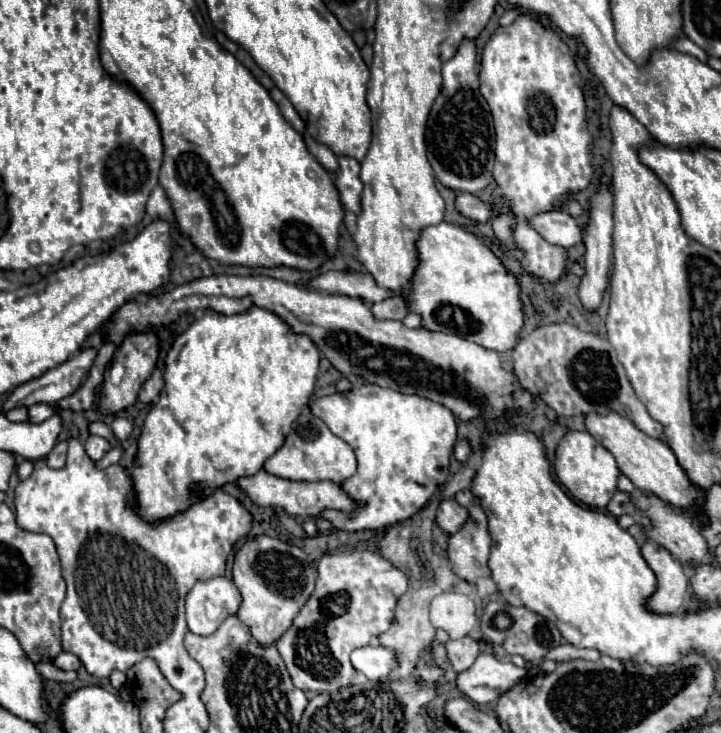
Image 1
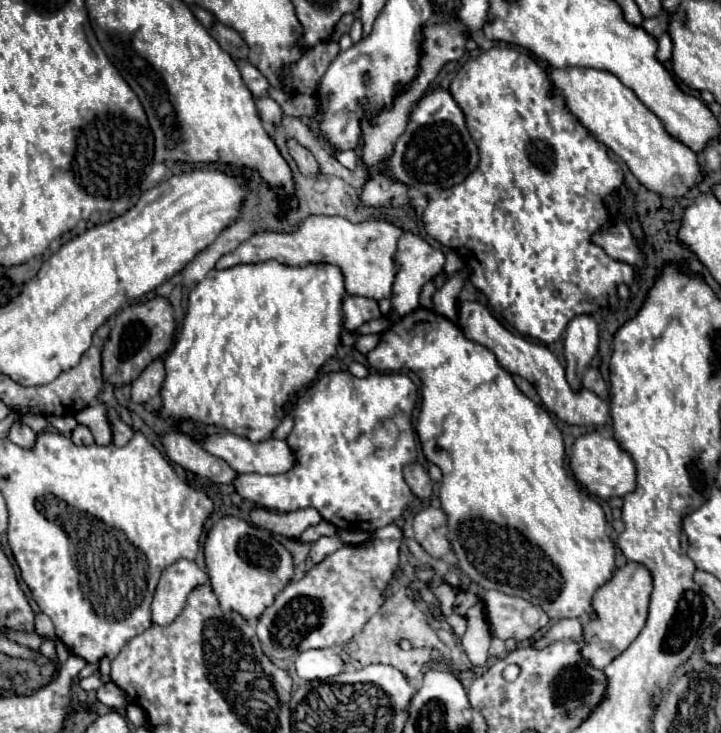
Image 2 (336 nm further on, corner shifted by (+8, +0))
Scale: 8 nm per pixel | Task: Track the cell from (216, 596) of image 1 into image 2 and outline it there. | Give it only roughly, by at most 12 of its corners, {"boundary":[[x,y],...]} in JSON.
{"boundary":[[179,559],[161,575],[151,605],[171,625],[191,591],[209,583],[195,561]]}

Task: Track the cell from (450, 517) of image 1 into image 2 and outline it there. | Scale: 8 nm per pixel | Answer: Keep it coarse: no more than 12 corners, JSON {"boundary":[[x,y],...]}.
{"boundary":[[421,463],[405,467],[405,481],[419,499],[431,497],[431,479]]}

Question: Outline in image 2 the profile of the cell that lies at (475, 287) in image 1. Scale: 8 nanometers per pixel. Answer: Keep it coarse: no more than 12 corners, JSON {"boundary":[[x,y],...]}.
{"boundary":[[307,217],[223,255],[239,263],[341,267],[347,295],[391,299],[403,229]]}

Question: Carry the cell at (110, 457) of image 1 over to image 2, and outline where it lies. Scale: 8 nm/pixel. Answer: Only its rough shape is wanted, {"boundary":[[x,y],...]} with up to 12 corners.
{"boundary":[[109,407],[113,443],[123,447],[133,437],[133,429]]}

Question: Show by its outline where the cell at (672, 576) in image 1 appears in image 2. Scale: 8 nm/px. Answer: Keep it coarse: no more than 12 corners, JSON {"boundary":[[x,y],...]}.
{"boundary":[[635,561],[597,589],[583,657],[607,667],[641,633],[653,591]]}

